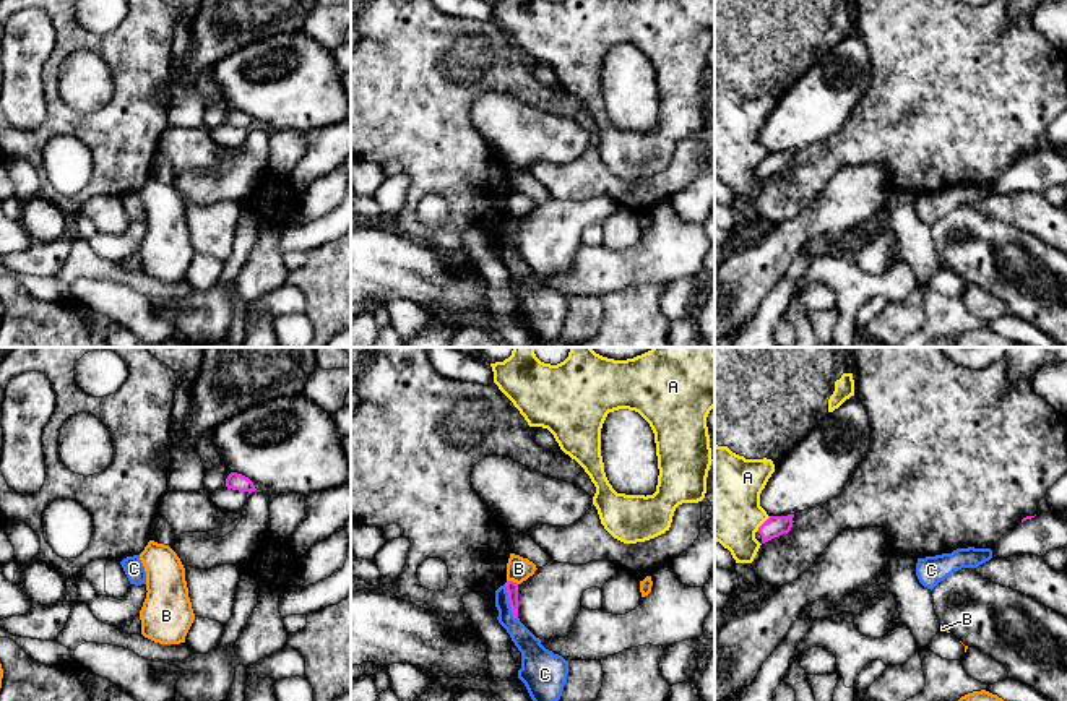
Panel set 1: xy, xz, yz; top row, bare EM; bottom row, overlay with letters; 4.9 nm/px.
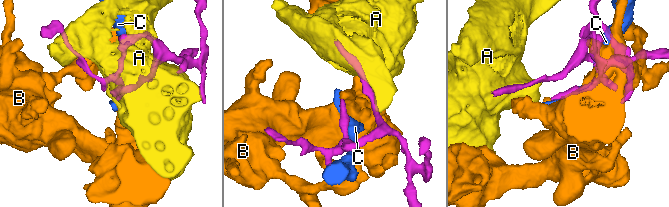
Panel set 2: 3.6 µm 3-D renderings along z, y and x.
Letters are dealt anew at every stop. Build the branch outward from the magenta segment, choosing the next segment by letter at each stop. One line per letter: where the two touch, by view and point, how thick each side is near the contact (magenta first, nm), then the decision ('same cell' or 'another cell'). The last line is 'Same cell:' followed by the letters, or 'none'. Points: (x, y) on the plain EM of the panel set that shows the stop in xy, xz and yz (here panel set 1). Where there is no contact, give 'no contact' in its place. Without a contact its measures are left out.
A: meets magenta in yz at (762, 161); 110 nm thick on the magenta side, 400 nm on the other; another cell
B: meets magenta in xz at (512, 218); 60 nm thick on the magenta side, 120 nm on the other; another cell
C: meets magenta in xz at (509, 237); 60 nm thick on the magenta side, 120 nm on the other; another cell
Same cell: none

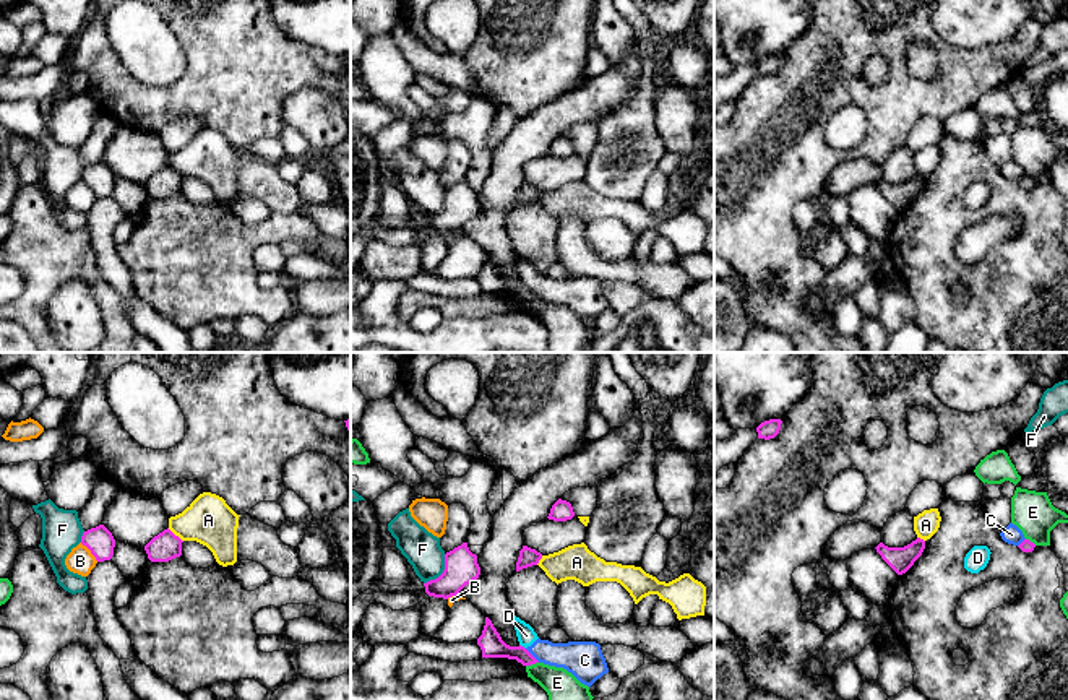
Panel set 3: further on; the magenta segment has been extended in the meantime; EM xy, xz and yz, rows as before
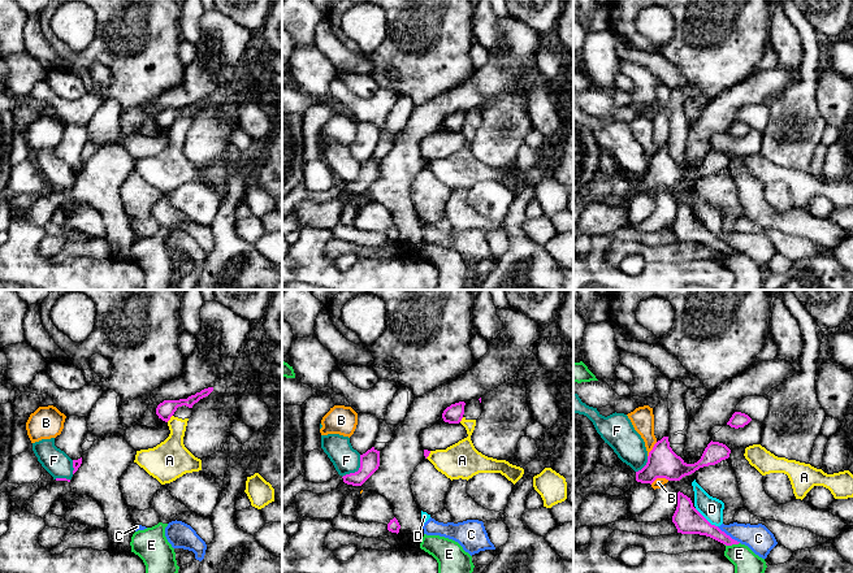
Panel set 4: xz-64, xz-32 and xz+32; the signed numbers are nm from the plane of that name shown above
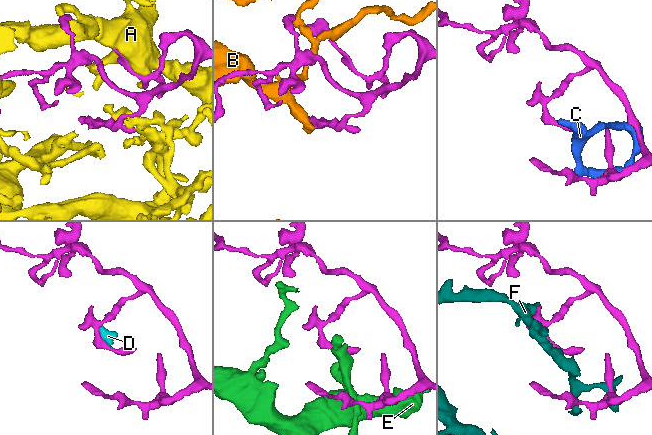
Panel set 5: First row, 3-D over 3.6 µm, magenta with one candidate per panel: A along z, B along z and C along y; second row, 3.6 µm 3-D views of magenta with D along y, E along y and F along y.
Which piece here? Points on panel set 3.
A: meets magenta in xy at (174, 171); 140 nm thick on the magenta side, 240 nm on the other; another cell
B: meets magenta in xy at (90, 185); 140 nm thick on the magenta side, 130 nm on the other; another cell
C: meets magenta in xz at (531, 291); 120 nm thick on the magenta side, 180 nm on the other; another cell
D: meets magenta in xz at (523, 283); 120 nm thick on the magenta side, 90 nm on the other; another cell
E: meets magenta in xz at (531, 299); 120 nm thick on the magenta side, 190 nm on the other; another cell
F: meets magenta in xz at (443, 208); 170 nm thick on the magenta side, 180 nm on the other; another cell
Same cell: none

